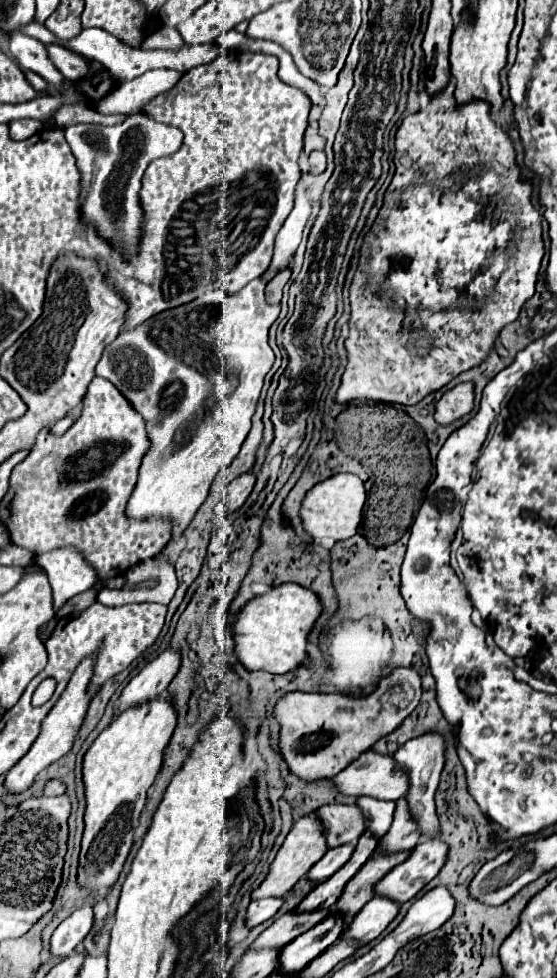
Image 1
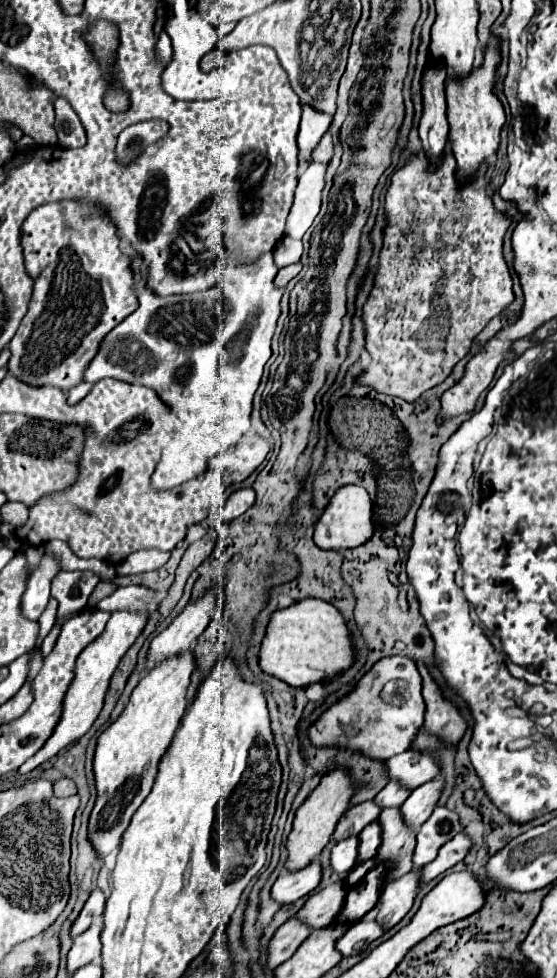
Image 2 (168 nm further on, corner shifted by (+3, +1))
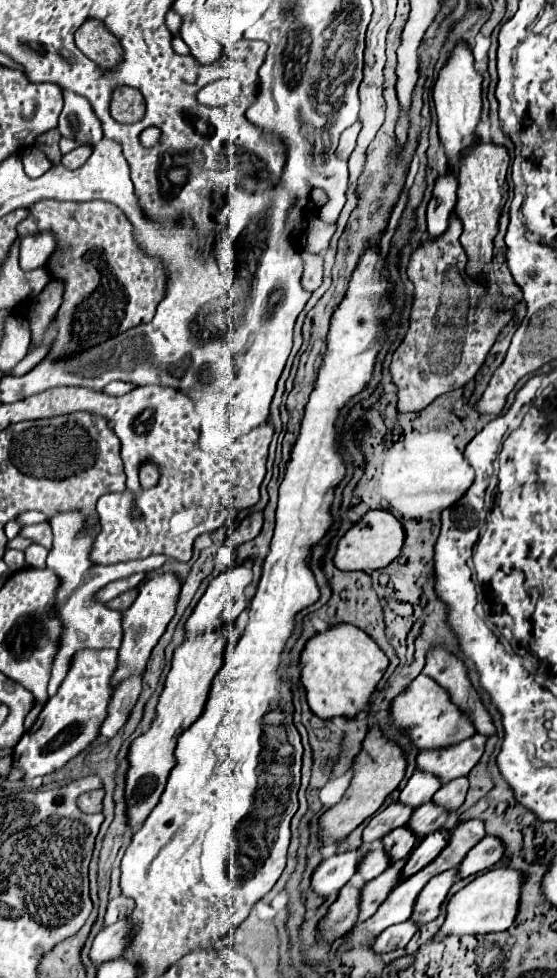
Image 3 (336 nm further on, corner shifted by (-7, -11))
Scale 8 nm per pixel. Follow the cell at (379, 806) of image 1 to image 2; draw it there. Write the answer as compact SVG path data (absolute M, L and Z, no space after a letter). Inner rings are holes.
M388 781L388 785L376 795L376 803L380 807L400 807L408 797L410 797L412 789L406 789L406 785L402 785L400 781Z

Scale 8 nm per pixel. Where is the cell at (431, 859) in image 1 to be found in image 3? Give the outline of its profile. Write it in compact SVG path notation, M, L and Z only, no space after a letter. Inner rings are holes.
M484 837L478 845L474 845L474 849L464 857L464 861L458 865L458 879L482 873L486 869L490 869L494 863L500 861L504 853L504 845L500 839L496 837Z

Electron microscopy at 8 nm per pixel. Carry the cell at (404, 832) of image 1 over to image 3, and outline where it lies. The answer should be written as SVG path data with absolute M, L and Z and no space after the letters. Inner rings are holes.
M458 777L458 779L442 785L436 791L436 797L432 797L432 803L436 803L442 809L446 809L448 813L454 813L464 803L466 791L468 791L468 779L466 777Z

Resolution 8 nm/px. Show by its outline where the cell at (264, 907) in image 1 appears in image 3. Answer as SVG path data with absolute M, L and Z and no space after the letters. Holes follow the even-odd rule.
M360 847L358 851L346 851L330 859L324 859L312 873L312 879L310 879L312 891L320 897L328 897L330 893L344 887L348 879L356 873L356 865L364 853L366 853L366 847Z

